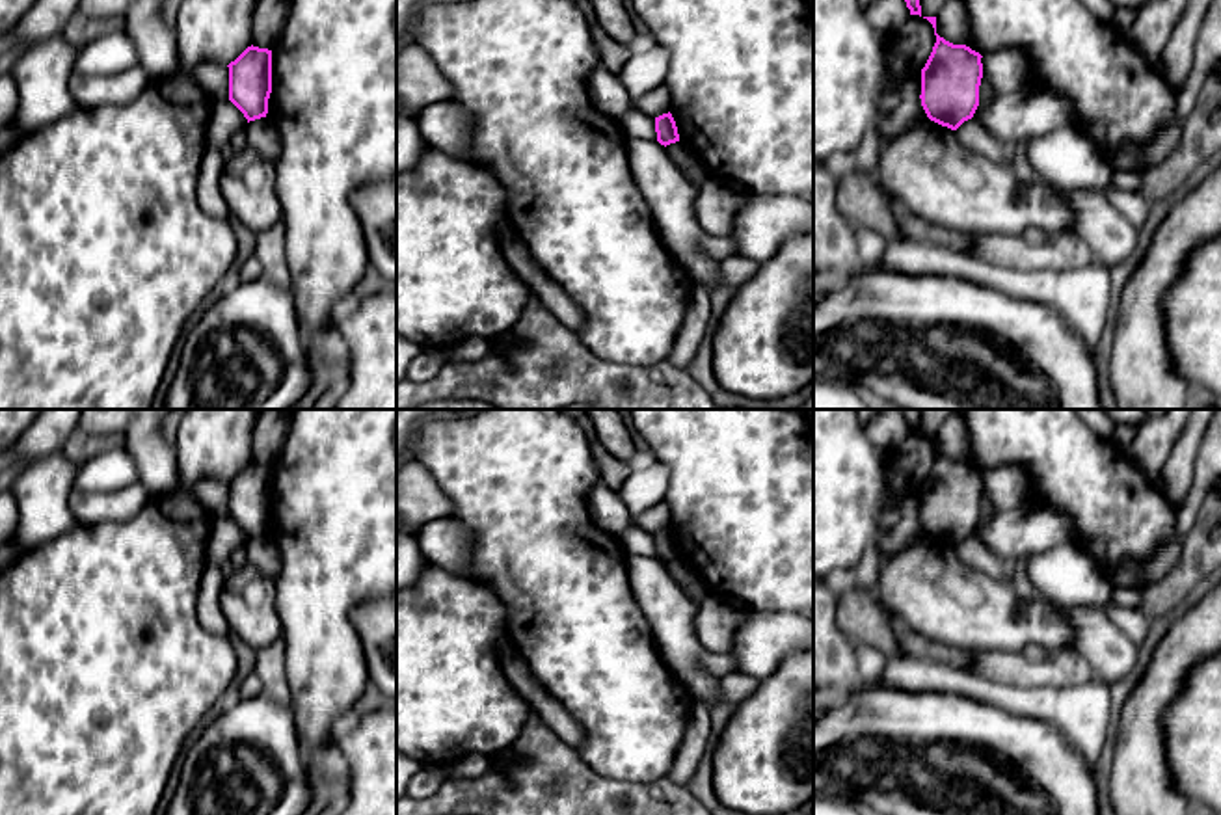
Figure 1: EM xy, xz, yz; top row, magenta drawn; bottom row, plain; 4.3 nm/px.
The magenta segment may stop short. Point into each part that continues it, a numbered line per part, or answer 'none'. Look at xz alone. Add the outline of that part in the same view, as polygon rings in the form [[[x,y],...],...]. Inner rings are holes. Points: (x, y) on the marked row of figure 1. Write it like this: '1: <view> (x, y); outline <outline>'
none

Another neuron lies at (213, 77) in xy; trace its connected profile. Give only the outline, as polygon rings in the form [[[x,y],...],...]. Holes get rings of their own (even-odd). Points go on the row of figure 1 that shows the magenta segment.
[[[208,61],[192,69],[192,78],[203,87],[216,102],[229,99],[229,67],[223,63]]]

